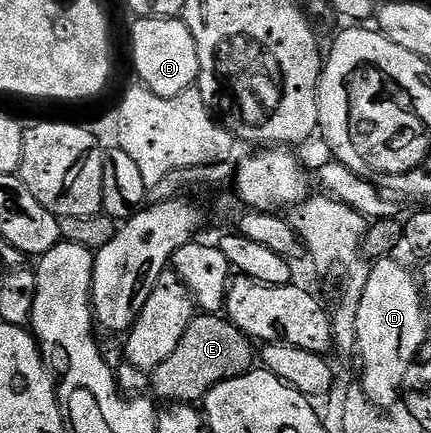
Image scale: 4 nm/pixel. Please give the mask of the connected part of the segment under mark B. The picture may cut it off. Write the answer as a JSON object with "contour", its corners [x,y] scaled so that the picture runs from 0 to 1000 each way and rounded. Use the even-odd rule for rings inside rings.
{"contour":[[[327,42],[311,55],[316,60],[304,69],[304,125],[313,132],[320,187],[364,222],[385,226],[445,206],[462,185],[462,132],[448,74],[439,74],[434,53],[413,42],[392,46]]]}

